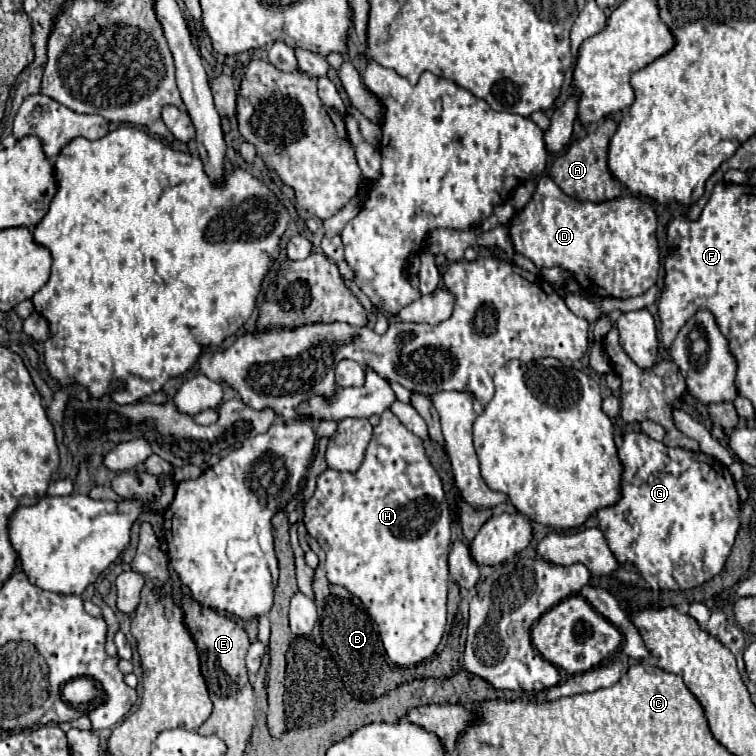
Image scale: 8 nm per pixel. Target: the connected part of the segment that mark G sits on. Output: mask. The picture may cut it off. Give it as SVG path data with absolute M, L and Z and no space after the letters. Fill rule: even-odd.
M628 432L618 456L624 464L622 500L596 512L614 556L632 564L648 588L686 590L716 576L740 528L740 498L728 468L708 454L670 448L644 432Z

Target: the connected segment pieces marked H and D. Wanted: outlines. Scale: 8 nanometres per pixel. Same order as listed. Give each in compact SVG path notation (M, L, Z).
M386 410L374 428L366 458L356 472L324 470L318 476L316 492L304 504L304 524L308 534L326 550L328 580L344 586L368 608L378 624L388 658L398 666L414 666L430 658L446 628L450 510L440 476L428 462L422 440Z
M550 176L538 180L532 200L516 212L508 224L508 234L516 254L530 258L536 268L564 268L588 294L610 298L642 296L648 288L656 286L660 272L660 250L656 240L656 212L650 202L638 196L620 196L604 202L578 202L566 196Z

